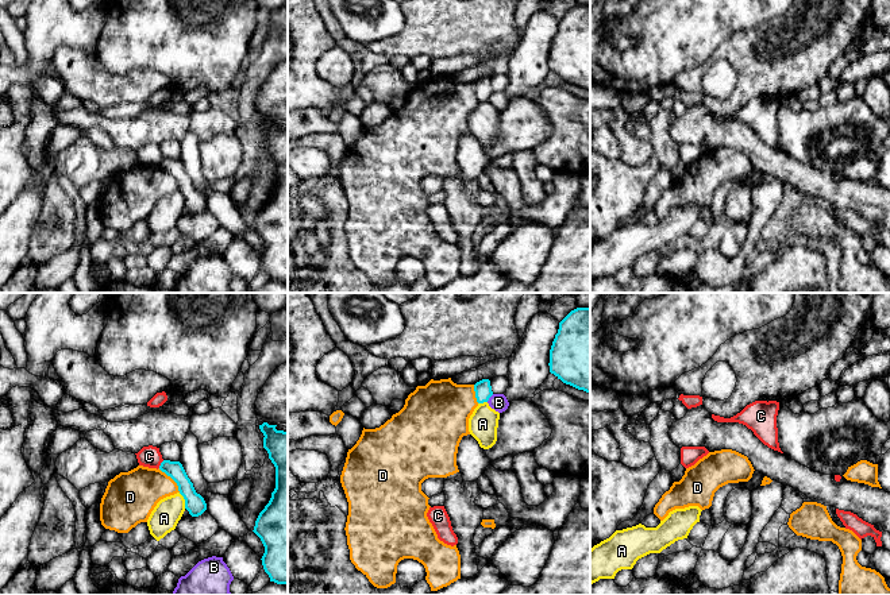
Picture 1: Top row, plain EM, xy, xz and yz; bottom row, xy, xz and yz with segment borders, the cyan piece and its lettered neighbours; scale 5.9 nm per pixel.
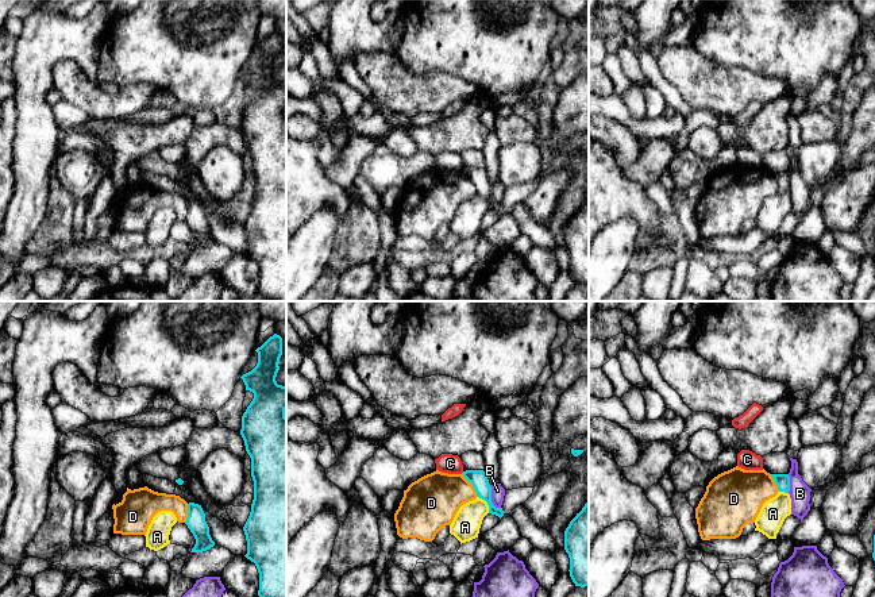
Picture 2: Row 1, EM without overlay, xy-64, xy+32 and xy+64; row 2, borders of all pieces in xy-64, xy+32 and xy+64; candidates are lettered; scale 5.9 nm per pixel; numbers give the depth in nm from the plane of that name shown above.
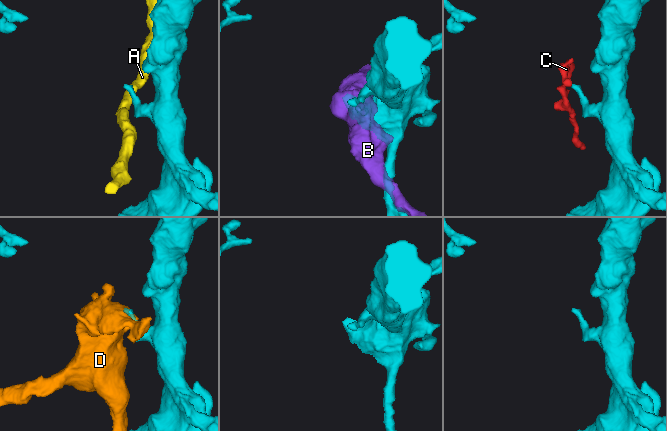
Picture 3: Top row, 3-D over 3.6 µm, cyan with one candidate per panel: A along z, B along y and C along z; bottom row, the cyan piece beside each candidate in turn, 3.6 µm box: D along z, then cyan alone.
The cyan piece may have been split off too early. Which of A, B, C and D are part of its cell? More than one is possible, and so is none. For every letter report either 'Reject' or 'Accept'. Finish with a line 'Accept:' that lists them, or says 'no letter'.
A: Reject
B: Reject
C: Reject
D: Reject
Accept: no letter

